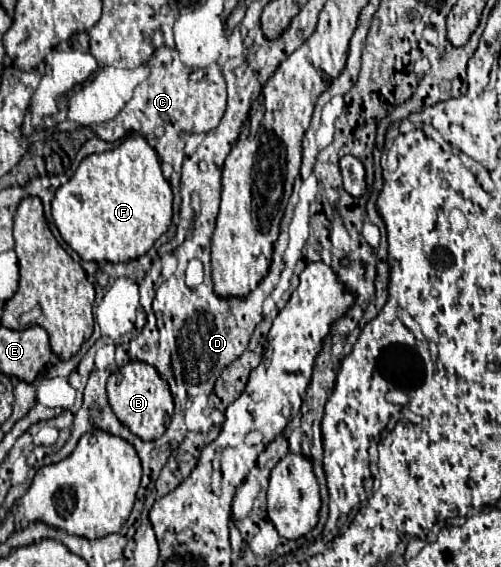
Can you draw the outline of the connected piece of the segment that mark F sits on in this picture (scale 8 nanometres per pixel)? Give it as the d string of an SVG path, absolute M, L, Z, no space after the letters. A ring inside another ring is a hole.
M141 135L123 139L115 149L105 153L87 155L77 167L75 175L55 191L51 201L53 221L65 239L65 243L79 253L83 261L127 261L145 255L153 243L171 225L171 203L173 193L167 179L161 173L161 163L153 147Z

